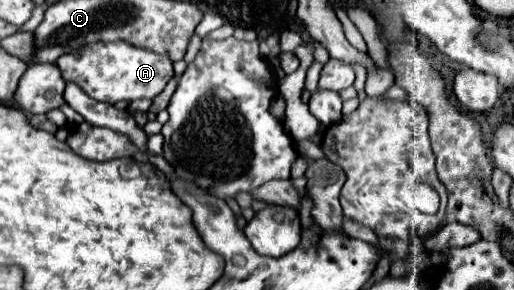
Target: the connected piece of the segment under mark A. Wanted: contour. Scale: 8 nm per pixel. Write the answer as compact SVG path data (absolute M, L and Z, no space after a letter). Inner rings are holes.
M124 41L116 43L94 43L84 45L78 51L66 53L56 61L64 81L76 83L84 93L96 101L118 103L118 101L134 101L134 99L154 99L166 83L174 77L172 61L166 55L150 53L146 49L134 49Z

